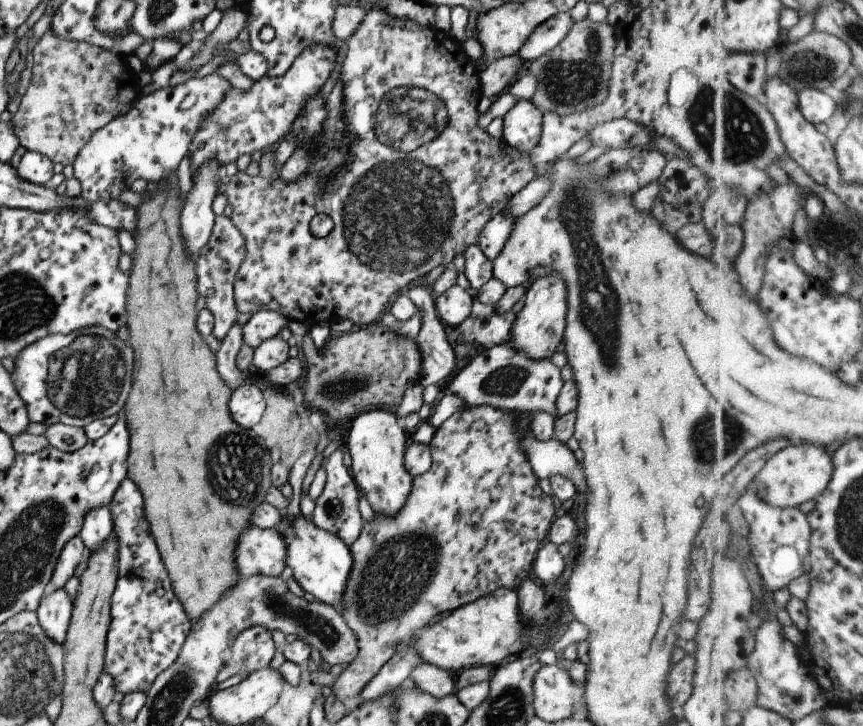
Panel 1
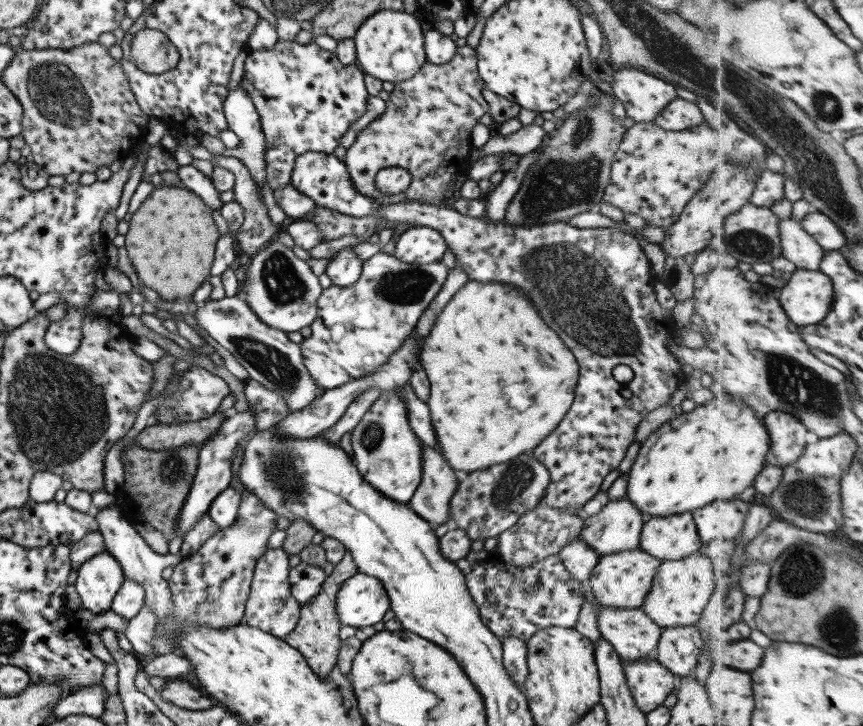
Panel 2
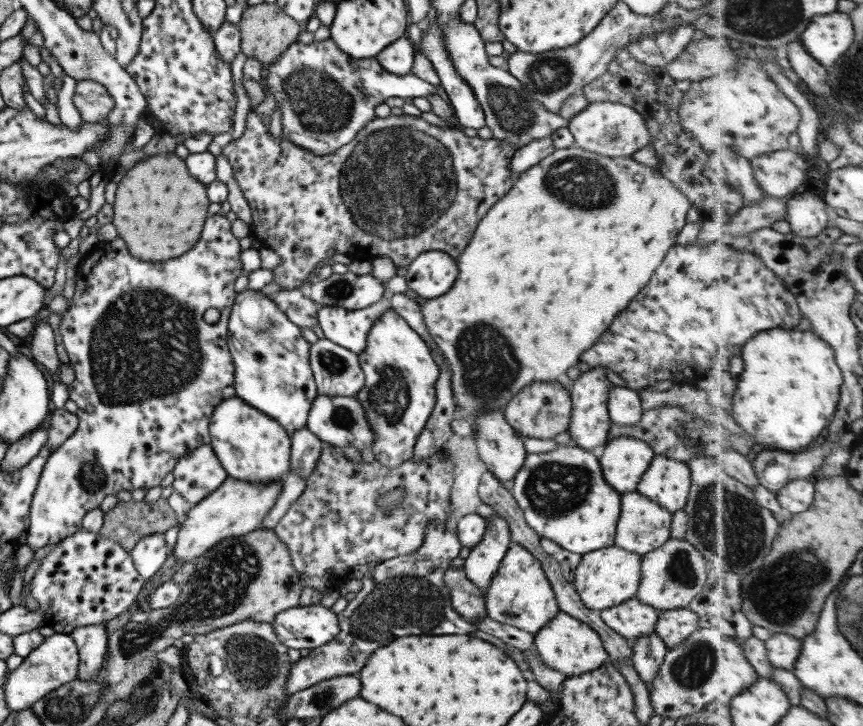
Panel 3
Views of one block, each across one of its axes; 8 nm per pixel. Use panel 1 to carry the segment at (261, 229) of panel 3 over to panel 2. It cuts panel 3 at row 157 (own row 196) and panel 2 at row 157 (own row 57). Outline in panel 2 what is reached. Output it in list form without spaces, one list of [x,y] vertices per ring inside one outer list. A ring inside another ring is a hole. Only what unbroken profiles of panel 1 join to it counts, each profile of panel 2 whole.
[[[468,45],[457,48],[449,62],[438,65],[425,61],[411,78],[393,83],[388,100],[384,102],[383,113],[359,131],[353,143],[345,150],[343,163],[347,167],[355,191],[373,197],[375,203],[396,203],[407,199],[421,203],[430,202],[432,205],[439,204],[439,199],[445,195],[447,183],[455,175],[467,170],[468,156],[473,149],[469,134],[477,124],[478,118],[488,109],[487,102],[481,94],[483,87],[483,81],[477,74],[475,50]],[[389,167],[397,167],[409,173],[410,182],[404,191],[388,195],[375,187],[375,174]]]

